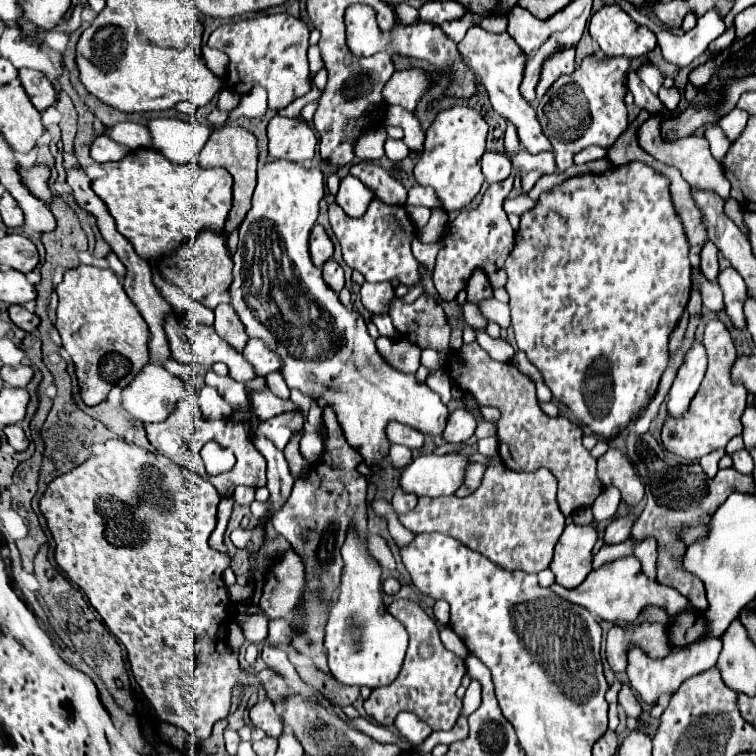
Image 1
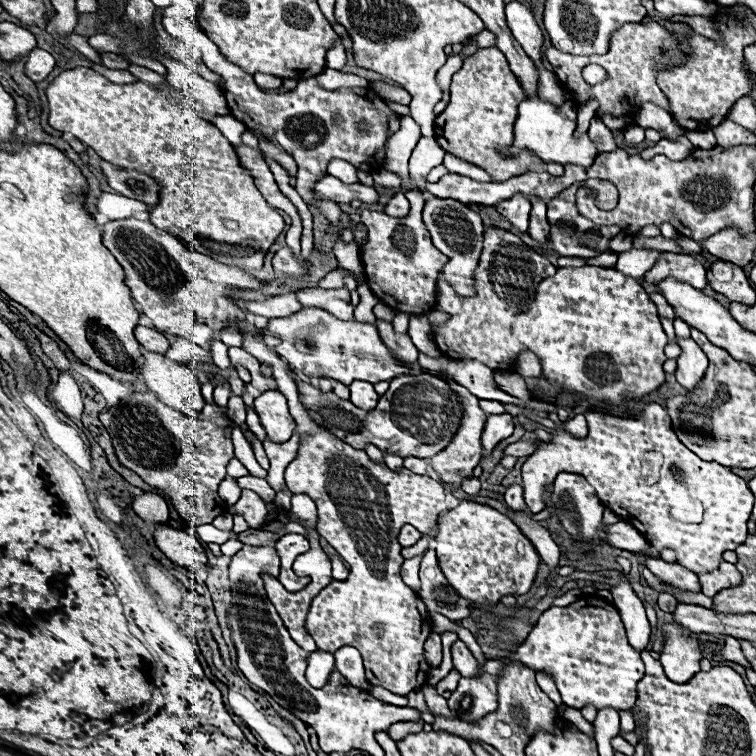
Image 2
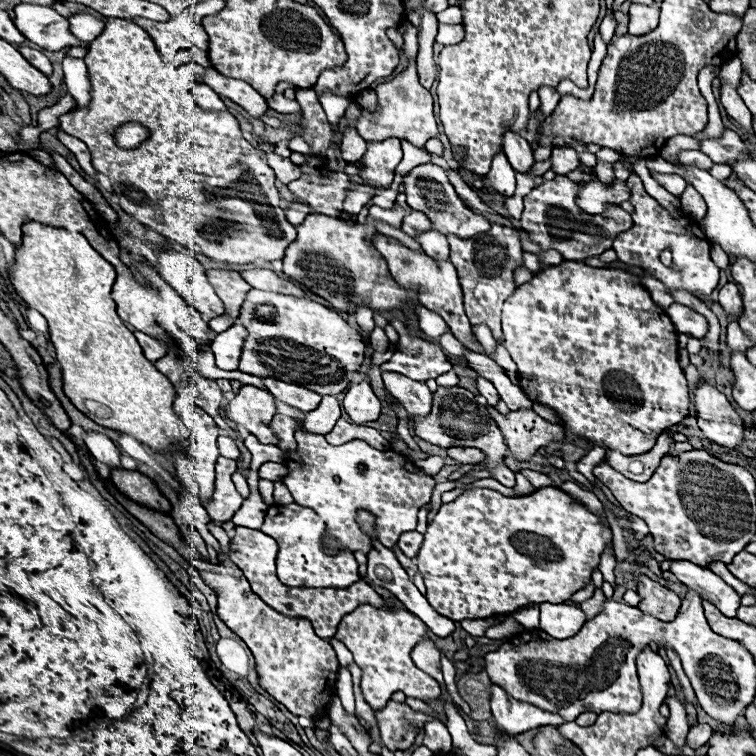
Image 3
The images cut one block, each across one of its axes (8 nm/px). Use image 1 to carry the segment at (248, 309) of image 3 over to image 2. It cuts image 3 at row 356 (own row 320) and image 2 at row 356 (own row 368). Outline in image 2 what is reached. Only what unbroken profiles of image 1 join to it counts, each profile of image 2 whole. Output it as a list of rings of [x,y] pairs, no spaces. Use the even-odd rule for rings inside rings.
[[[302,308],[292,316],[272,318],[266,330],[270,330],[272,336],[278,340],[276,352],[306,376],[326,376],[350,386],[350,382],[354,380],[376,384],[412,374],[412,368],[392,356],[388,346],[382,342],[378,328],[368,322],[344,322],[334,318],[326,310]]]

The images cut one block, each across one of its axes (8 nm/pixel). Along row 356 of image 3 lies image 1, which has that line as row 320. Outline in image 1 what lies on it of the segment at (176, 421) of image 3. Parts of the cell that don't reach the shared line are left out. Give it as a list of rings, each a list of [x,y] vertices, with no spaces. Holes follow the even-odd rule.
[[[80,264],[64,274],[64,280],[56,286],[56,294],[56,330],[62,336],[62,346],[70,352],[76,364],[82,400],[88,406],[96,406],[106,400],[114,386],[126,388],[134,380],[136,372],[150,362],[148,324],[110,268]]]

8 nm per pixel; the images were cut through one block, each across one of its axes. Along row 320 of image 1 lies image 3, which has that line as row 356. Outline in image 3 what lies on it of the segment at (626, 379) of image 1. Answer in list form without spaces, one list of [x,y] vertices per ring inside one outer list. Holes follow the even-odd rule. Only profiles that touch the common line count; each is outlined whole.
[[[564,260],[558,266],[550,266],[544,268],[542,272],[534,274],[534,278],[522,286],[518,286],[518,290],[508,296],[508,300],[502,306],[502,330],[504,330],[504,346],[510,352],[512,360],[518,364],[518,374],[520,374],[520,388],[528,394],[528,398],[532,402],[540,402],[544,406],[554,408],[560,418],[562,418],[562,426],[566,426],[572,434],[586,438],[598,446],[604,446],[608,450],[620,450],[624,454],[644,454],[648,452],[654,444],[642,444],[642,438],[630,438],[630,428],[640,430],[642,434],[662,434],[668,426],[680,424],[686,416],[688,416],[688,384],[684,378],[684,370],[678,364],[678,332],[674,328],[674,324],[670,322],[670,318],[666,316],[664,308],[656,306],[648,294],[648,290],[640,284],[640,280],[624,270],[606,270],[606,268],[592,268],[582,260]],[[616,374],[620,378],[632,380],[632,382],[606,382],[606,380],[614,380]]]

